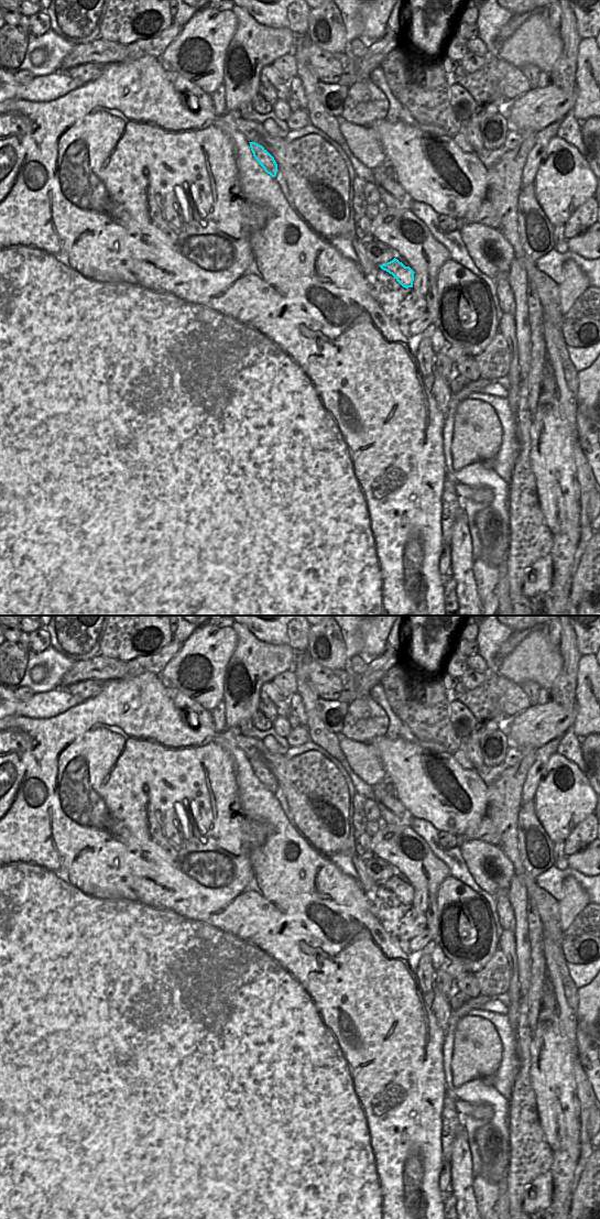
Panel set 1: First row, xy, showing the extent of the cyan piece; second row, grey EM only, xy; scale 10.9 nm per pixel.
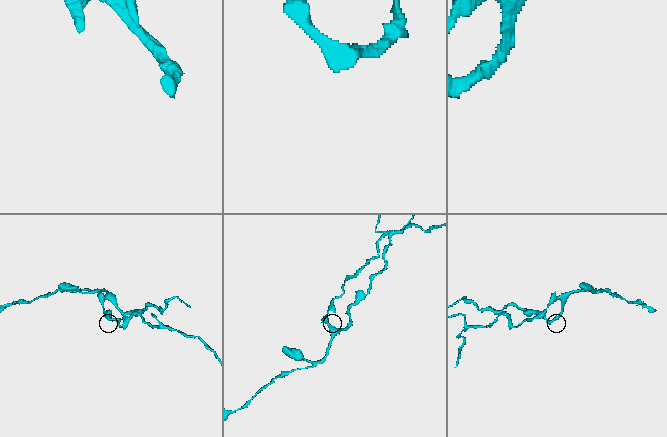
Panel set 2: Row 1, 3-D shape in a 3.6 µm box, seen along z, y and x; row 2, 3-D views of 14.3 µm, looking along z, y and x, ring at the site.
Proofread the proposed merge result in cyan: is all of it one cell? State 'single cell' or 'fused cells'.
fused cells

